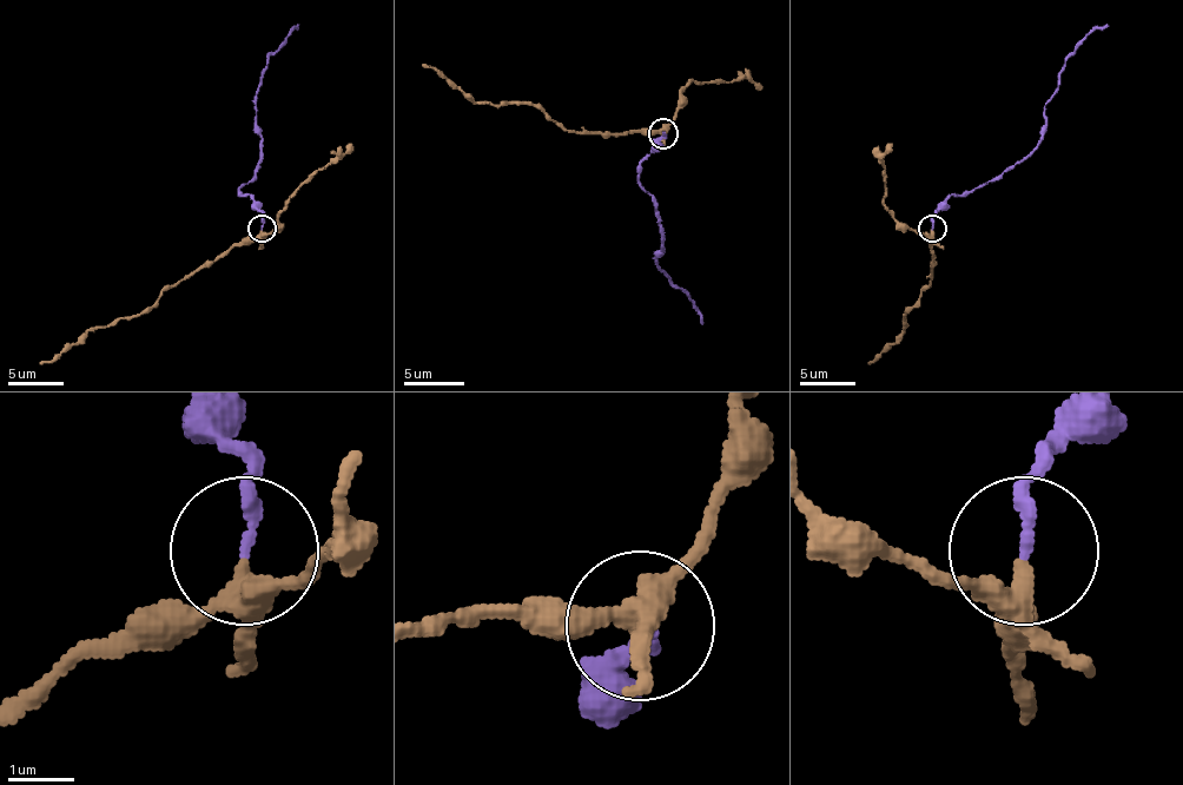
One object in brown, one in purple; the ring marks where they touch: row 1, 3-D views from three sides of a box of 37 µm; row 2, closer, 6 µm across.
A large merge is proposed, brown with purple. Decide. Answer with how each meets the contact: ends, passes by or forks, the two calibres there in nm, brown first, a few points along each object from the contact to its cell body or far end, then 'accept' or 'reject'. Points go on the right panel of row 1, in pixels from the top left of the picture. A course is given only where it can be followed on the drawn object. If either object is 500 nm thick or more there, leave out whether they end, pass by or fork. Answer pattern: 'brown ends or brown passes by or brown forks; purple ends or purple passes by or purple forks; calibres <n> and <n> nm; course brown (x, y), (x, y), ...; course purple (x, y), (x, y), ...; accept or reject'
brown forks; purple ends; calibres 260 and 190 nm; course brown (932, 230), (930, 285), (905, 314), (905, 332), (868, 363); course purple (932, 228), (952, 195), (975, 191), (1038, 144), (1057, 72), (1096, 27), (1108, 25); accept

